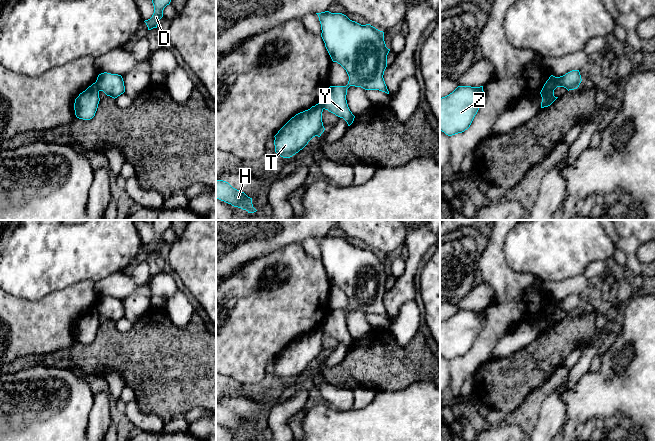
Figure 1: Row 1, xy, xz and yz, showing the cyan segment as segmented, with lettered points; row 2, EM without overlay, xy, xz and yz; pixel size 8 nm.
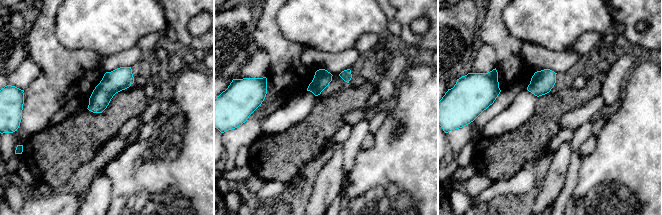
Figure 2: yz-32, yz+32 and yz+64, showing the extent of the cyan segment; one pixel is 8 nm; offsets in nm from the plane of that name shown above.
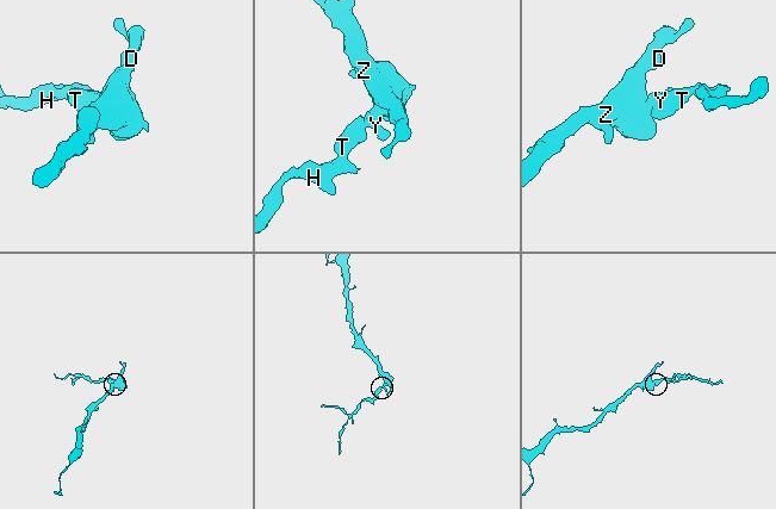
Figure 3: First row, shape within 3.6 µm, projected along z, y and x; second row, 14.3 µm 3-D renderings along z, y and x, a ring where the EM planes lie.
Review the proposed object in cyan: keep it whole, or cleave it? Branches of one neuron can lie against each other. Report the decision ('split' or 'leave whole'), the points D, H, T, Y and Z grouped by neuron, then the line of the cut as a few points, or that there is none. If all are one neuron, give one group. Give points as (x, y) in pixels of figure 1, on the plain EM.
split | D Y Z / H T | yz (555, 301), (553, 310), (541, 320)

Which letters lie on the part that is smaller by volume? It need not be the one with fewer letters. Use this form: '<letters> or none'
H, T

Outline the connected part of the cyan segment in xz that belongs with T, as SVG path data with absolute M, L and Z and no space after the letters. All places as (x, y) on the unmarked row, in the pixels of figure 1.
M320 326L292 341L274 360L275 376L283 382L290 382L302 374L313 361L320 361L325 354L322 336Z

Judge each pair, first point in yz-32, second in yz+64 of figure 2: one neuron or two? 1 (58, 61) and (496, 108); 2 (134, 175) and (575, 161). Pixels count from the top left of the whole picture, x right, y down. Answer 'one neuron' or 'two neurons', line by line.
1: two neurons
2: two neurons

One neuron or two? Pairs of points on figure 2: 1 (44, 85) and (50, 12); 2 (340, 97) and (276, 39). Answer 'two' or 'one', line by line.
1: one
2: two

